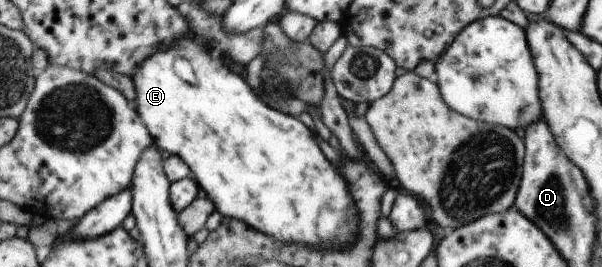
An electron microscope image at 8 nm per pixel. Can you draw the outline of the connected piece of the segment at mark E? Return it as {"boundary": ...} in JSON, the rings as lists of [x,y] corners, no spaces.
{"boundary":[[[185,37],[169,47],[159,47],[157,53],[151,53],[136,74],[131,75],[135,91],[133,106],[152,137],[152,145],[163,154],[180,157],[187,164],[200,193],[213,201],[213,207],[222,216],[244,220],[256,232],[285,243],[301,241],[305,245],[331,249],[353,241],[355,229],[360,230],[360,216],[353,205],[348,183],[333,171],[317,143],[313,147],[309,129],[296,117],[277,113],[261,103],[245,80],[237,77],[236,72],[213,53],[191,37]]]}

